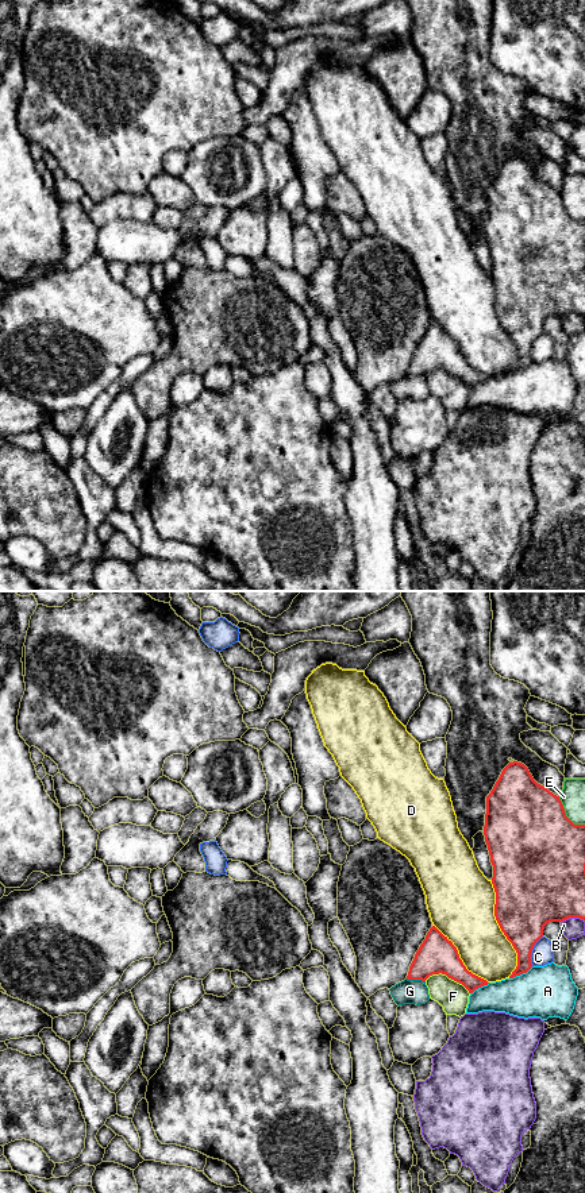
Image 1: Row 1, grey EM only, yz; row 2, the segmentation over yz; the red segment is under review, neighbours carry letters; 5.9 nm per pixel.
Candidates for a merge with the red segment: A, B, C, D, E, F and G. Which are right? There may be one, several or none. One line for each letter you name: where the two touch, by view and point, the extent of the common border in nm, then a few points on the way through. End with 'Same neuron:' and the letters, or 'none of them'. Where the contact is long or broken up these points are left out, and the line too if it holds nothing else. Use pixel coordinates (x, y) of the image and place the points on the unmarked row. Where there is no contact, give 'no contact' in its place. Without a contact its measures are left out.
Same neuron: none of them

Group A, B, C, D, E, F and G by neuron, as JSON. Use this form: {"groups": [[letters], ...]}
{"groups": [["A"], ["B"], ["C"], ["D"], ["E"], ["F"], ["G"]]}

